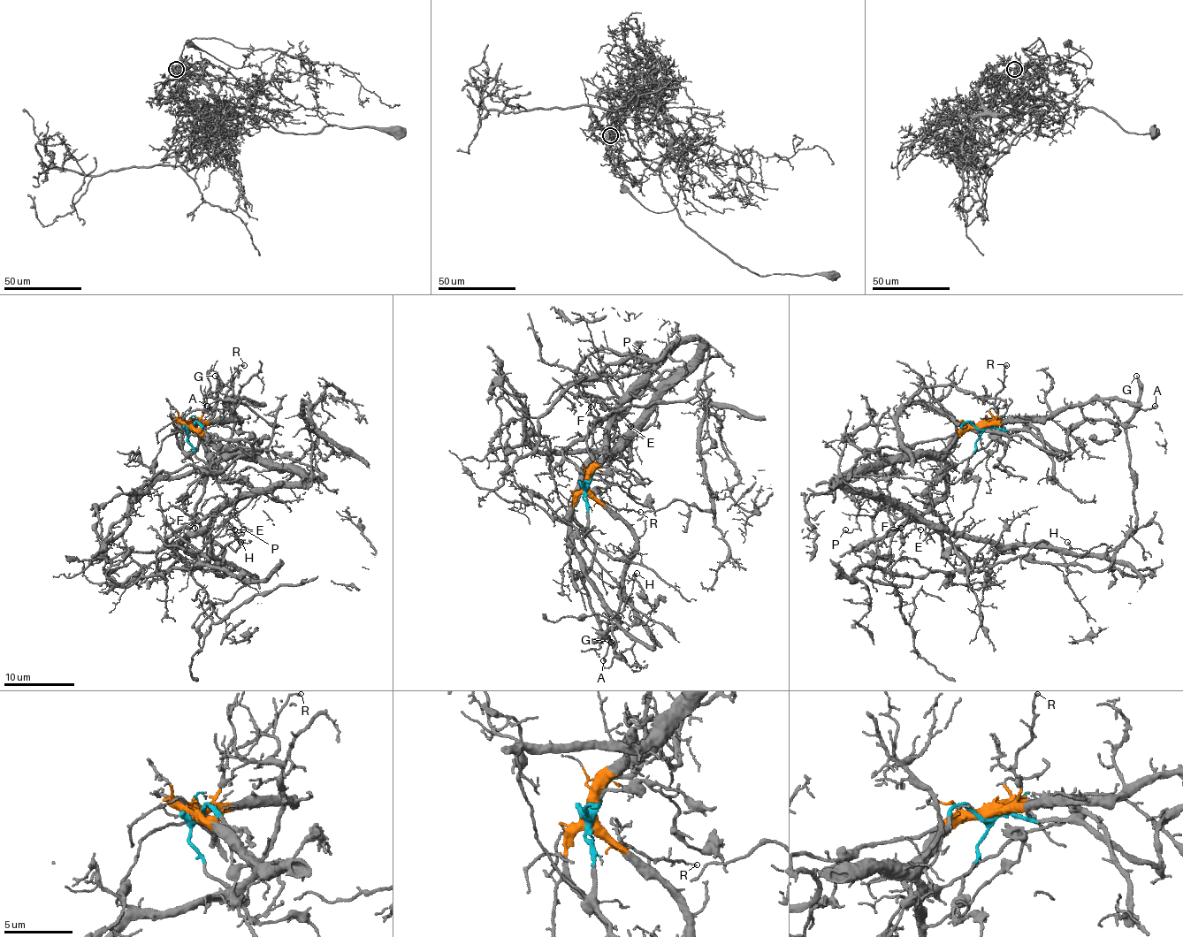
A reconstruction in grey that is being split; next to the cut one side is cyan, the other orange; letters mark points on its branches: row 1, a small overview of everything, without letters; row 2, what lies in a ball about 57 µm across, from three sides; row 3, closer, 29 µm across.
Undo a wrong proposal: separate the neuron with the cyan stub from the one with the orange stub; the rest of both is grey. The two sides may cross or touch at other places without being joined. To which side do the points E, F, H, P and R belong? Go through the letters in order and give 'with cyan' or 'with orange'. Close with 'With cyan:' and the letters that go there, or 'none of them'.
E: with orange
F: with orange
H: with orange
P: with orange
R: with orange
With cyan: none of them

